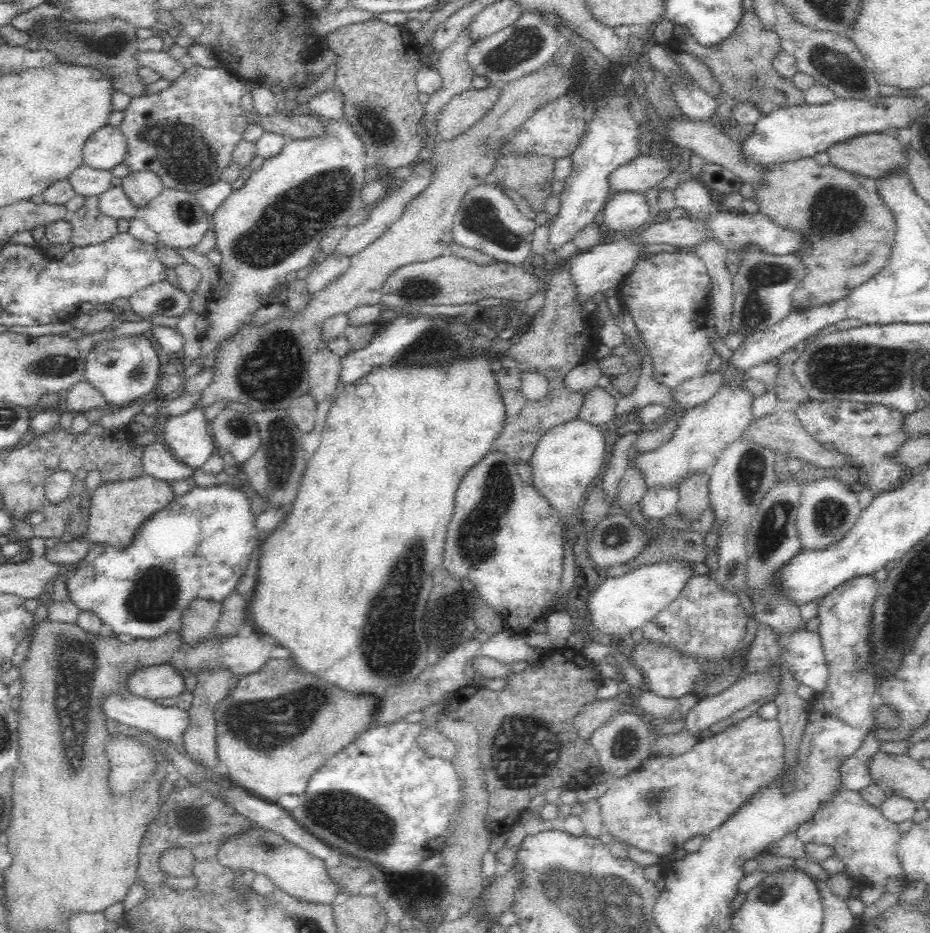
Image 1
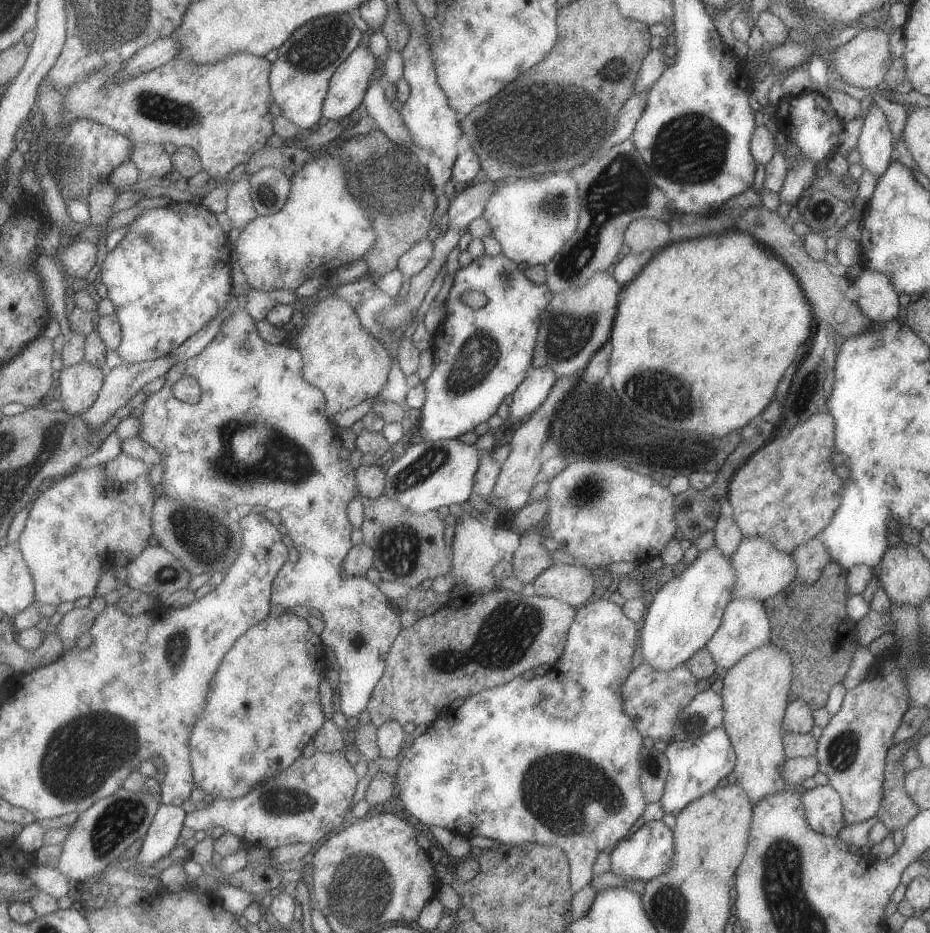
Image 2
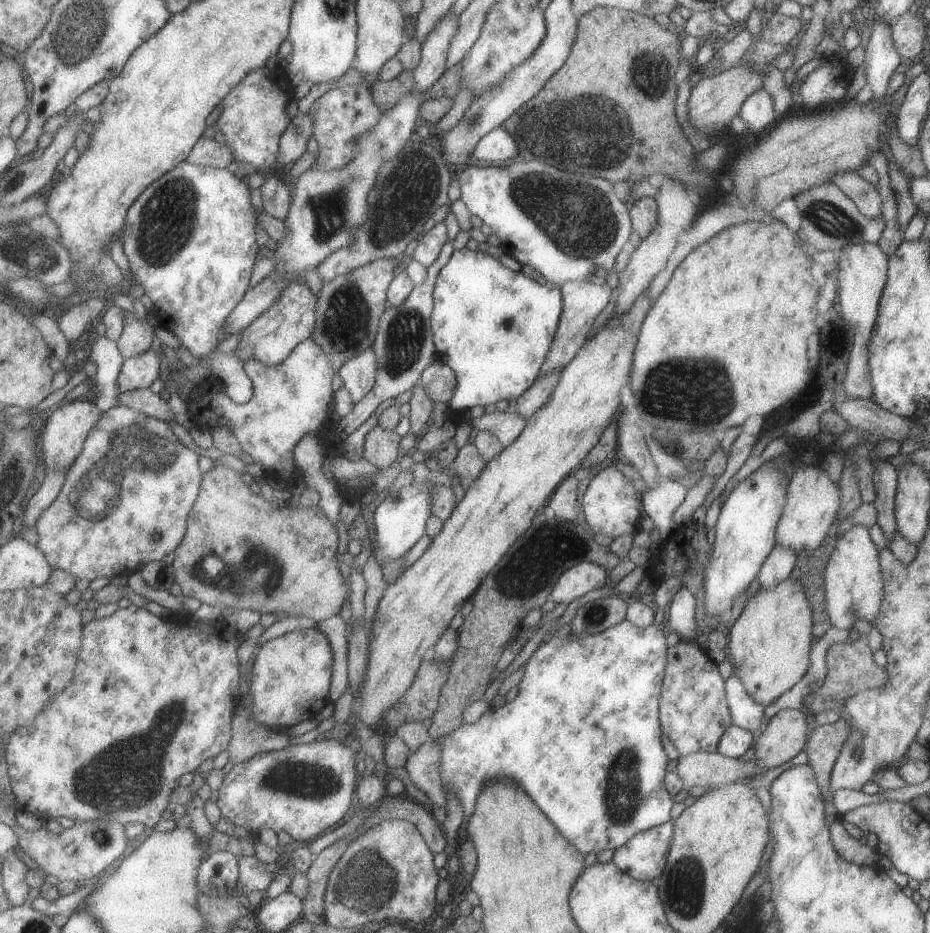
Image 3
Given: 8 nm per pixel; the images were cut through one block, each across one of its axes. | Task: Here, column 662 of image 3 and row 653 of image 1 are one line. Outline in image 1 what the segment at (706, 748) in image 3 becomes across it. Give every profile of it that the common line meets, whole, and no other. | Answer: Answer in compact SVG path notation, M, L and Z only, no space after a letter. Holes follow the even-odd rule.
M692 575L680 594L656 617L641 627L646 641L662 642L682 655L692 655L696 661L722 661L739 650L746 635L748 615L740 605L738 595L717 585L708 575Z

